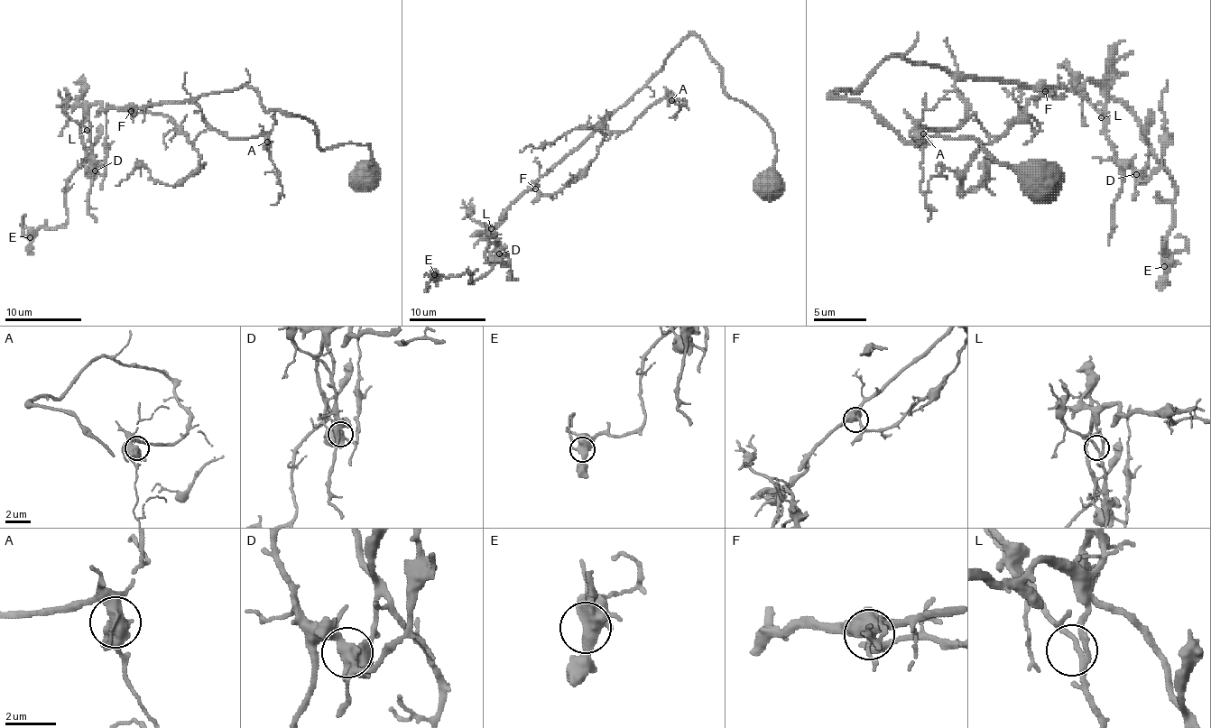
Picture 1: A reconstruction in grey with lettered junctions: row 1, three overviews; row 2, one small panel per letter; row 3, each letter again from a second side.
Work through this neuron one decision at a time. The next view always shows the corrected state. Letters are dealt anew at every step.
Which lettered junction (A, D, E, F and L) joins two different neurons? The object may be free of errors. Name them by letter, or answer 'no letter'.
D

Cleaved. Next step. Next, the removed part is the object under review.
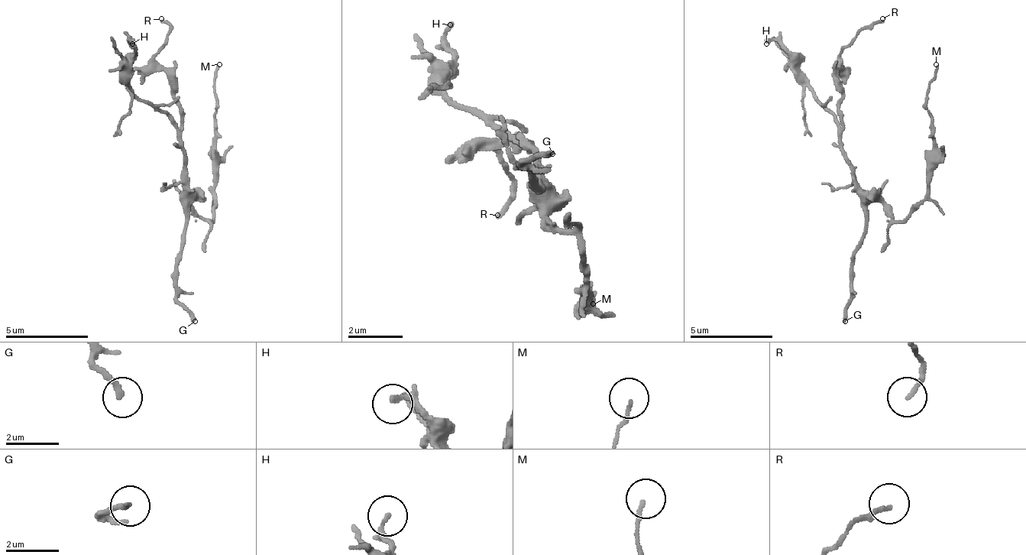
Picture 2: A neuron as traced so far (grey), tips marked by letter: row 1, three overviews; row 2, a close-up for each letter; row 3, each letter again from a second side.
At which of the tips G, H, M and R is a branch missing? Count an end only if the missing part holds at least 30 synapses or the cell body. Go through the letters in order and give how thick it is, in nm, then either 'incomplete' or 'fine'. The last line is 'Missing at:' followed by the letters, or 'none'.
G: 190 nm thick; incomplete
H: 190 nm thick; fine
M: 130 nm thick; fine
R: 160 nm thick; fine
Missing at: G

